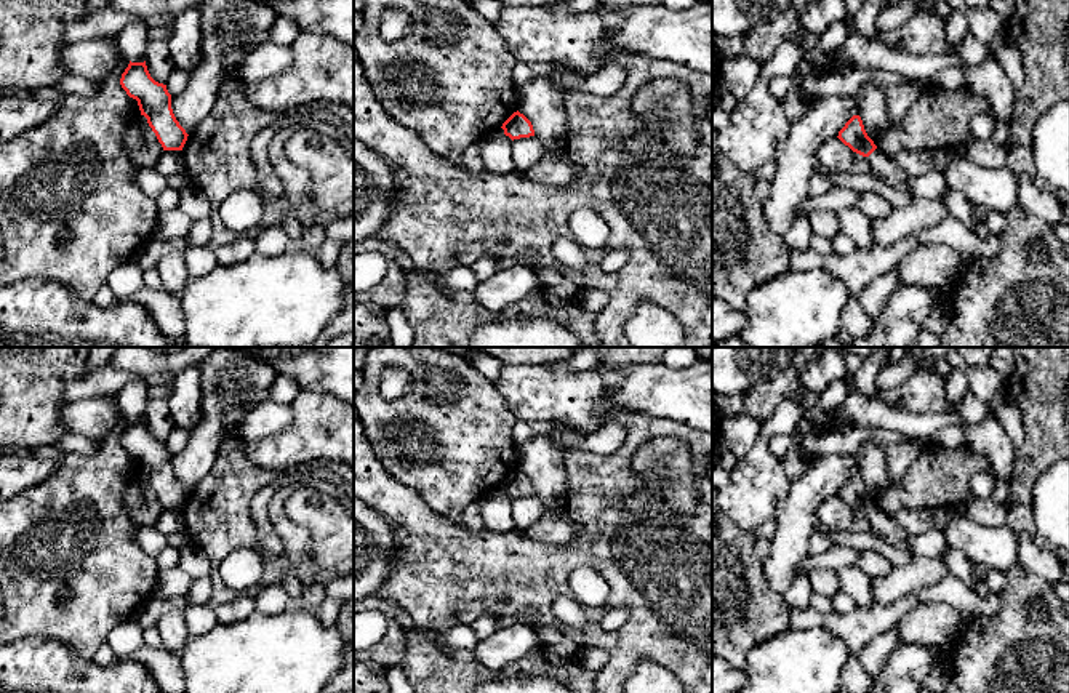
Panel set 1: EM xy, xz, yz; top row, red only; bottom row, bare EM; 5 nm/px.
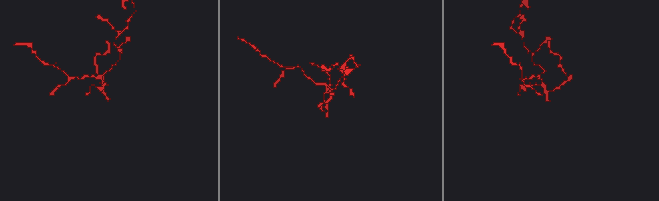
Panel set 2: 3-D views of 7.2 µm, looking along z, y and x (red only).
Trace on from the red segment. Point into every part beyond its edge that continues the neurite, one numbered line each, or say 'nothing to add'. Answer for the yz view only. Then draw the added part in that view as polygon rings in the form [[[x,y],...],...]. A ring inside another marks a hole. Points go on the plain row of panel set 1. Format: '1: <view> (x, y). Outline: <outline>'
1: yz (884, 525). Outline: [[[875,507],[869,515],[866,515],[874,531],[896,549],[909,552],[907,539],[909,535],[898,525],[898,522],[890,517],[883,509]]]

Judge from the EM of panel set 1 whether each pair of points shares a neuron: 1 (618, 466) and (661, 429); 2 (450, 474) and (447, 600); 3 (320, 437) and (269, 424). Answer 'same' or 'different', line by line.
1: same
2: different
3: different

